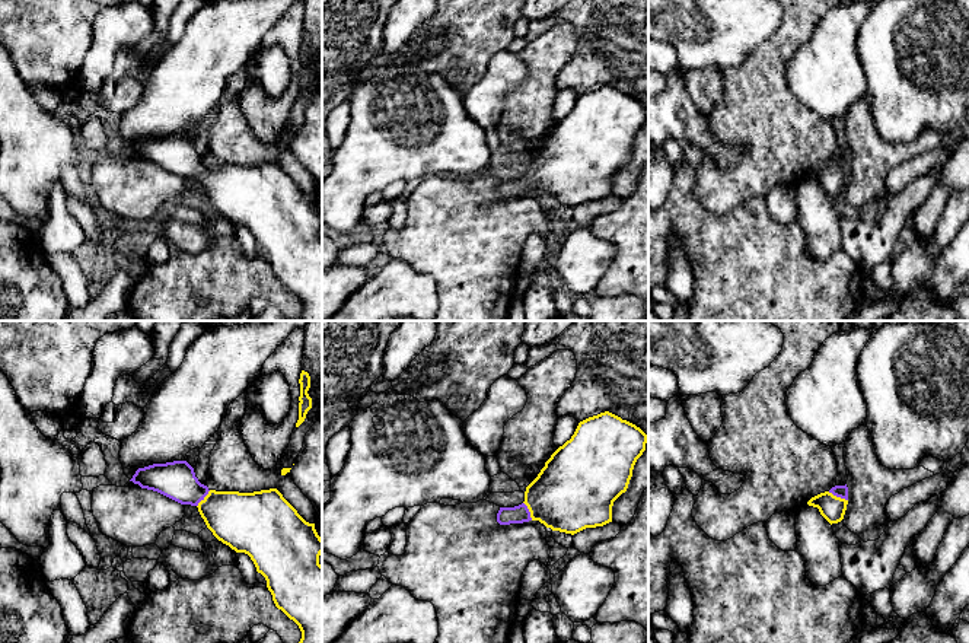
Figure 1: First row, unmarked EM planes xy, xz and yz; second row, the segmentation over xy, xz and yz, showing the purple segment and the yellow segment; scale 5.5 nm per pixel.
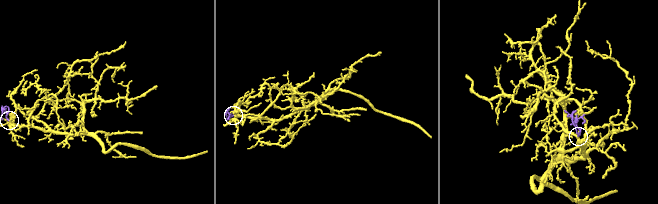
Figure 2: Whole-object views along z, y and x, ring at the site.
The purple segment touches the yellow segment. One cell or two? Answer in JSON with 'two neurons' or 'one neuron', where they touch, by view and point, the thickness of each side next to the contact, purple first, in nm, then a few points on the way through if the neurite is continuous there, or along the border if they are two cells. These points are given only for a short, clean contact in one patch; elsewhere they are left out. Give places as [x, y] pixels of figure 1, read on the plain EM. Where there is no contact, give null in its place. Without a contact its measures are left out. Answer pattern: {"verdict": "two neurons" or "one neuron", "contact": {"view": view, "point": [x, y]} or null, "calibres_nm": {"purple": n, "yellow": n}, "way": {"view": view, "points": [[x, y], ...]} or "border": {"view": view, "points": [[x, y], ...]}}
{"verdict": "one neuron", "contact": {"view": "yz", "point": [838, 169]}, "calibres_nm": {"purple": 70, "yellow": 140}, "way": {"view": "yz", "points": [[841, 165], [838, 169], [832, 181]]}}

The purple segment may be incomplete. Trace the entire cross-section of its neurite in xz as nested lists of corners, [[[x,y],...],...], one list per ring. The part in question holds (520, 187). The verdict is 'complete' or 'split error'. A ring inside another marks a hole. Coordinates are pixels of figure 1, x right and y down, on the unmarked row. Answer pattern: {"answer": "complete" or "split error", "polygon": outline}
{"answer": "split error", "polygon": [[[609,85],[580,95],[571,112],[551,128],[526,160],[525,175],[514,181],[500,181],[497,195],[510,198],[539,194],[552,204],[571,209],[612,195],[613,175],[627,165],[647,114],[648,109],[640,101]]]}

